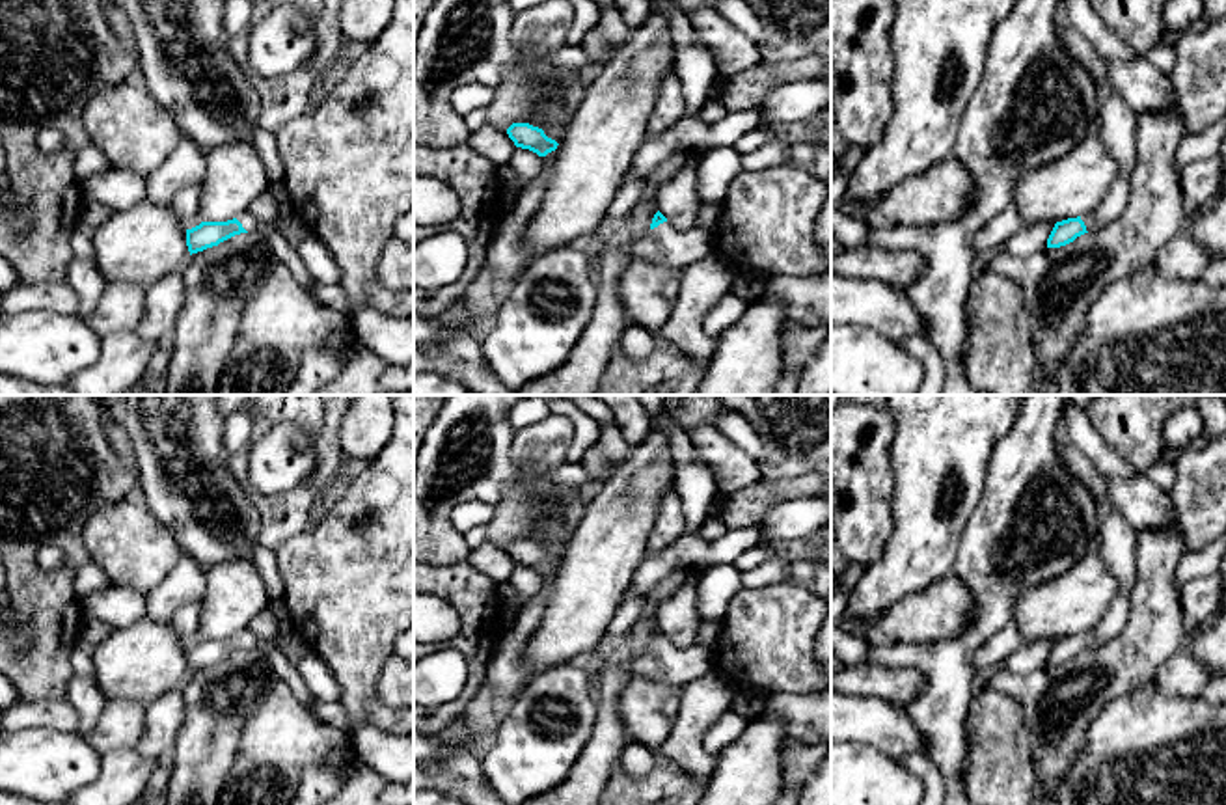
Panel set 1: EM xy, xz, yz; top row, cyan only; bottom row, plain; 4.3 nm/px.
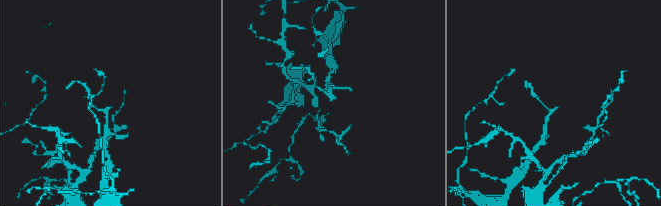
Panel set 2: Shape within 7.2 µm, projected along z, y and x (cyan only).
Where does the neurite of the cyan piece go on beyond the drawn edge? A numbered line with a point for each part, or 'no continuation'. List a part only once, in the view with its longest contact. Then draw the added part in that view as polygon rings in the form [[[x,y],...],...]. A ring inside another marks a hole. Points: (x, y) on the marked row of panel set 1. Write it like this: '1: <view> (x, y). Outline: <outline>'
1: xz (664, 245). Outline: [[[663,222],[633,242],[632,252],[639,259],[682,270],[712,252],[712,239],[714,233],[704,227],[695,225],[678,233],[669,222]]]

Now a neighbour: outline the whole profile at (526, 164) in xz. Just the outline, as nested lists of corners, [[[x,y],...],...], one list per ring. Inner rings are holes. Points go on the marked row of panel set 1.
[[[516,147],[509,162],[518,177],[514,190],[501,194],[501,207],[505,212],[516,207],[522,192],[533,183],[533,179],[542,171],[542,157],[529,149]]]

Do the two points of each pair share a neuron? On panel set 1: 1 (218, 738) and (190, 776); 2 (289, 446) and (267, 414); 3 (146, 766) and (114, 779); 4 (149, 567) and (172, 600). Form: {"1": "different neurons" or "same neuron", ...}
{"1": "same neuron", "2": "different neurons", "3": "same neuron", "4": "different neurons"}

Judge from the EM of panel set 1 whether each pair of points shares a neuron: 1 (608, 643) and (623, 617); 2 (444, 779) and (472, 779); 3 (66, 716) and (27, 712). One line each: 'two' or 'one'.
1: one
2: one
3: one

